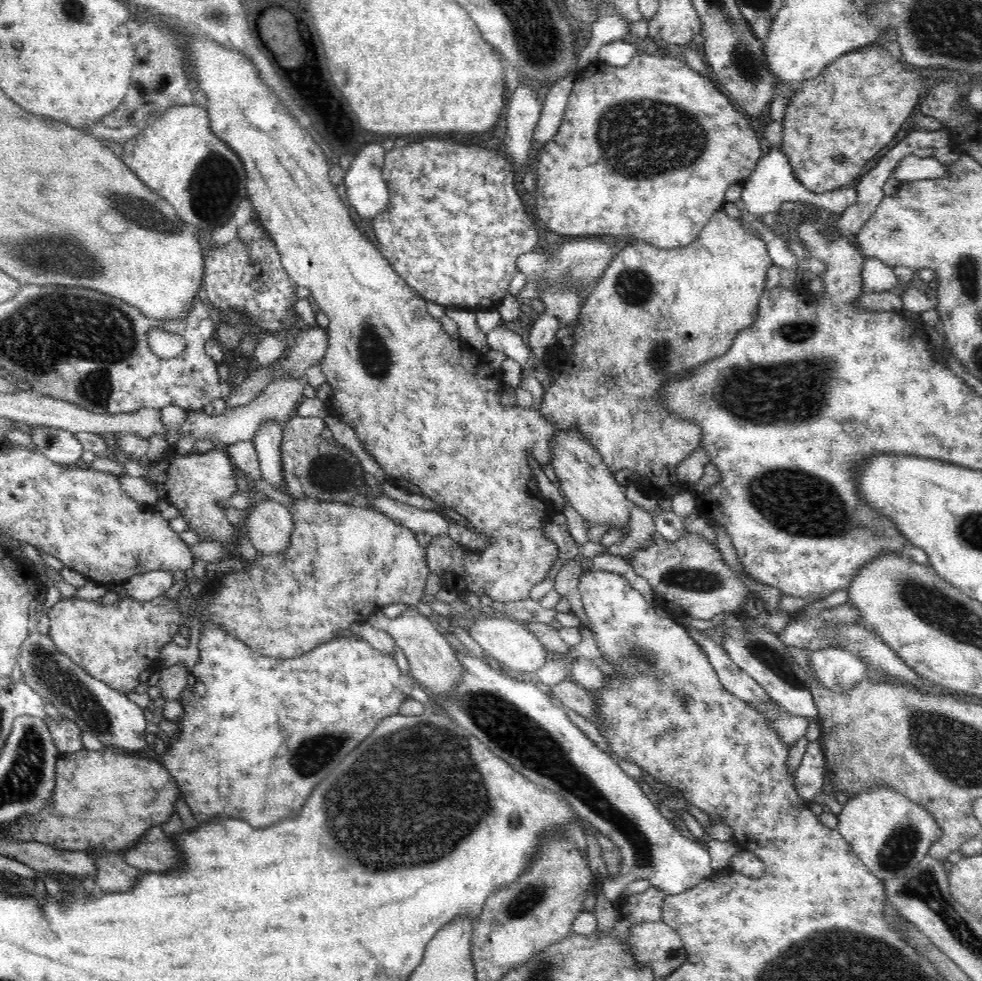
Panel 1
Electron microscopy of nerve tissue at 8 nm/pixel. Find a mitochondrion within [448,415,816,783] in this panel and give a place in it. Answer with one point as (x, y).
(648, 663)

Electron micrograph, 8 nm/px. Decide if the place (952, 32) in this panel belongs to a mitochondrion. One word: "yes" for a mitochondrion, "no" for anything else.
yes

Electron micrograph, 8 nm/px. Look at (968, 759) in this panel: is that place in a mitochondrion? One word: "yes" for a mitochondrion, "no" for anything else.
yes

